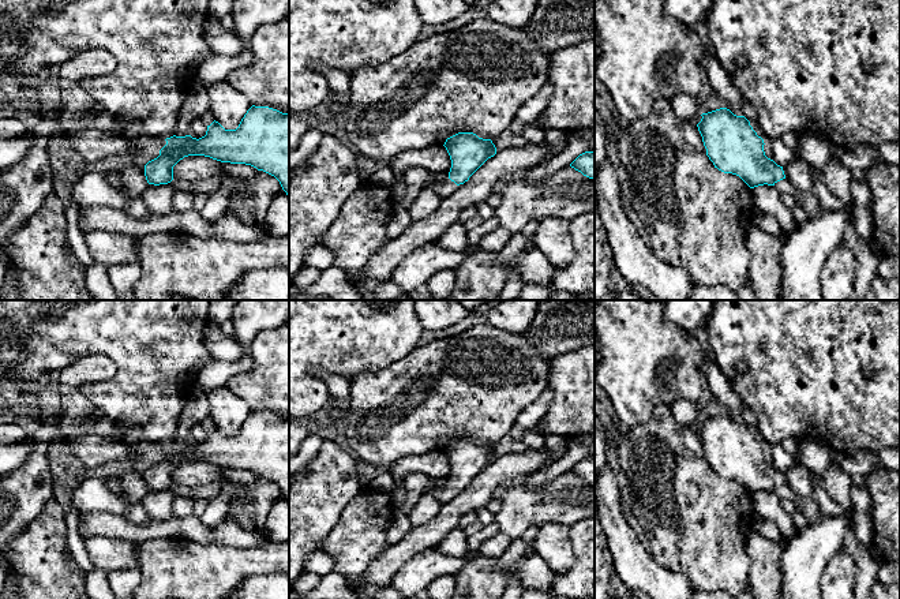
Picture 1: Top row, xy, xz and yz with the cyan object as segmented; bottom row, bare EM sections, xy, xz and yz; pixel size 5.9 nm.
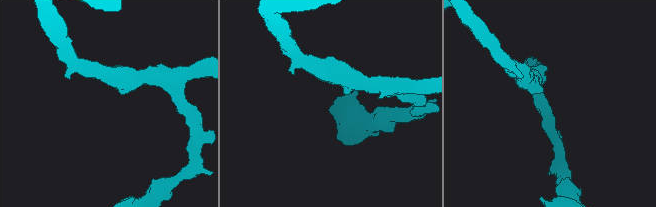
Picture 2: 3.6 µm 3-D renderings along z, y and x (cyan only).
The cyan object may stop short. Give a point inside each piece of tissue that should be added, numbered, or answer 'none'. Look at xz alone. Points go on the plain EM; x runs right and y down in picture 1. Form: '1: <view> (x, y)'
1: xz (443, 494)

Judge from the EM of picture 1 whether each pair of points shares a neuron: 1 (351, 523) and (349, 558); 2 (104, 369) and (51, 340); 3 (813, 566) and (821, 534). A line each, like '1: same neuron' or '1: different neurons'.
1: same neuron
2: different neurons
3: same neuron

